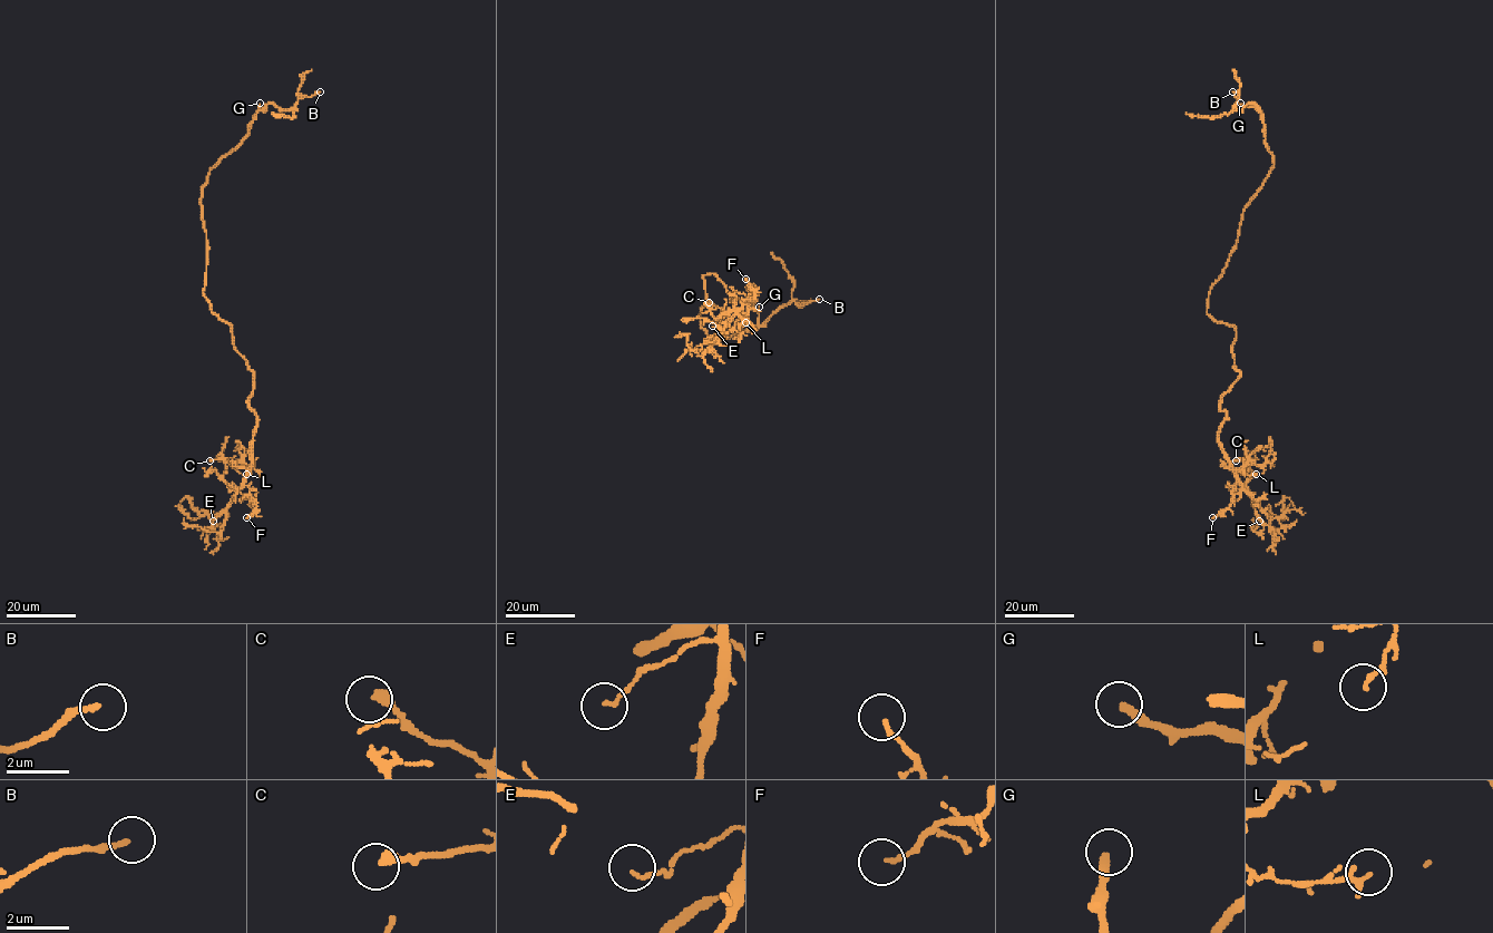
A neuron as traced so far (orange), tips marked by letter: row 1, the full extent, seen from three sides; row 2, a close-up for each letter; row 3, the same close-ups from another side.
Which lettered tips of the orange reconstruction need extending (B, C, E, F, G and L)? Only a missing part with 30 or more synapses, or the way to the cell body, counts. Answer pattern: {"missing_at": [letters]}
{"missing_at": ["G"]}

